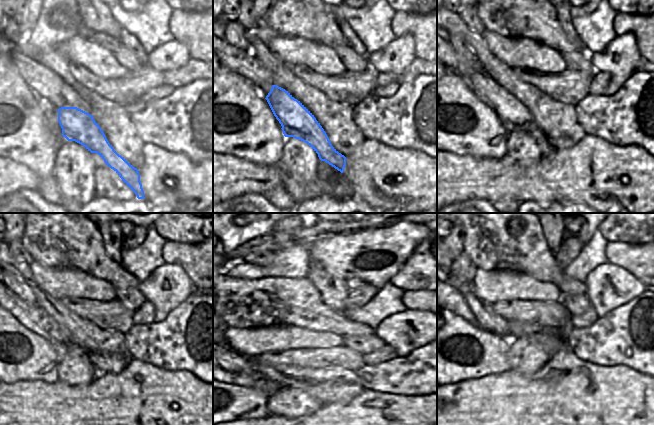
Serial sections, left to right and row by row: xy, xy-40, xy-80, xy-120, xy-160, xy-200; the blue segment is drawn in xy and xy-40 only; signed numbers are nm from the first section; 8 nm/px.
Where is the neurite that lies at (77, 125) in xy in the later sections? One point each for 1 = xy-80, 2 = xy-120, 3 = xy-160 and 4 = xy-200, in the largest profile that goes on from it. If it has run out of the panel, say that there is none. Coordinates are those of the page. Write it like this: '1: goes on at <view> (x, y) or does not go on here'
1: goes on at xy-80 (506, 106)
2: goes on at xy-120 (33, 317)
3: goes on at xy-160 (233, 303)
4: goes on at xy-200 (457, 305)

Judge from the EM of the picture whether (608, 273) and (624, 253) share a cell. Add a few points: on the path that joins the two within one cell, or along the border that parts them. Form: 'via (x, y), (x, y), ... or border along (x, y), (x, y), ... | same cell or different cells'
border along (608, 262), (624, 268), (635, 278) | different cells

